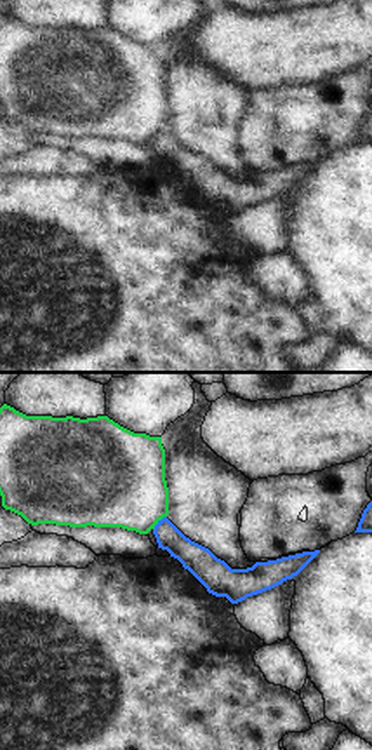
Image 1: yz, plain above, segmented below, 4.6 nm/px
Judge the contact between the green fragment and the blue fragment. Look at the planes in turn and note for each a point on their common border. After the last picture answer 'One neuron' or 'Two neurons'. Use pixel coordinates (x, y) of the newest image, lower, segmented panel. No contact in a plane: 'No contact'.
Touches green at (157, 522)

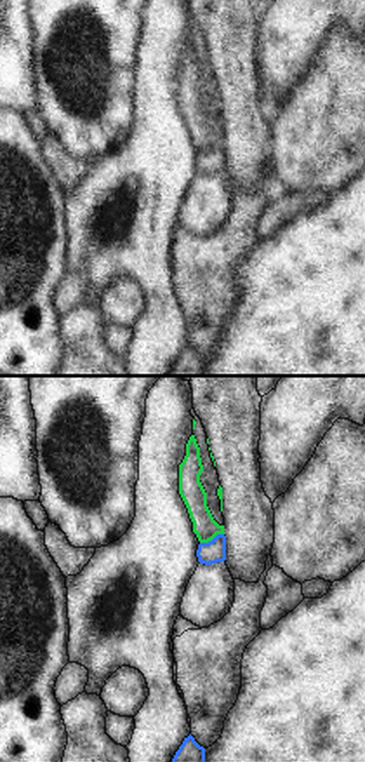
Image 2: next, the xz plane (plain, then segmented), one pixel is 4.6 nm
Touches green at (211, 540)

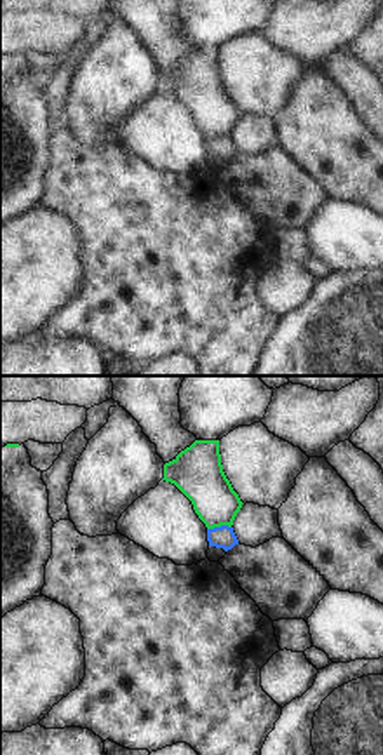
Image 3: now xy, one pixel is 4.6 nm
Touches green at (218, 526)

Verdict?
Two neurons

